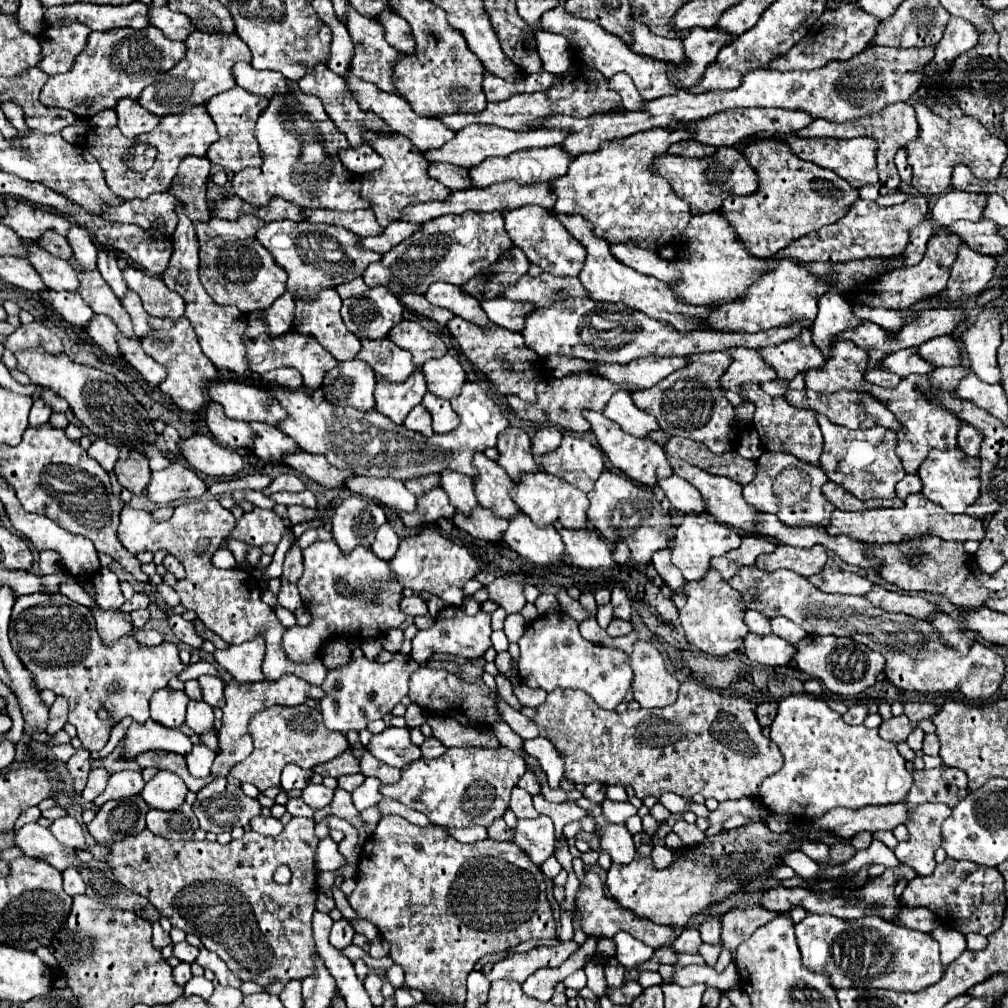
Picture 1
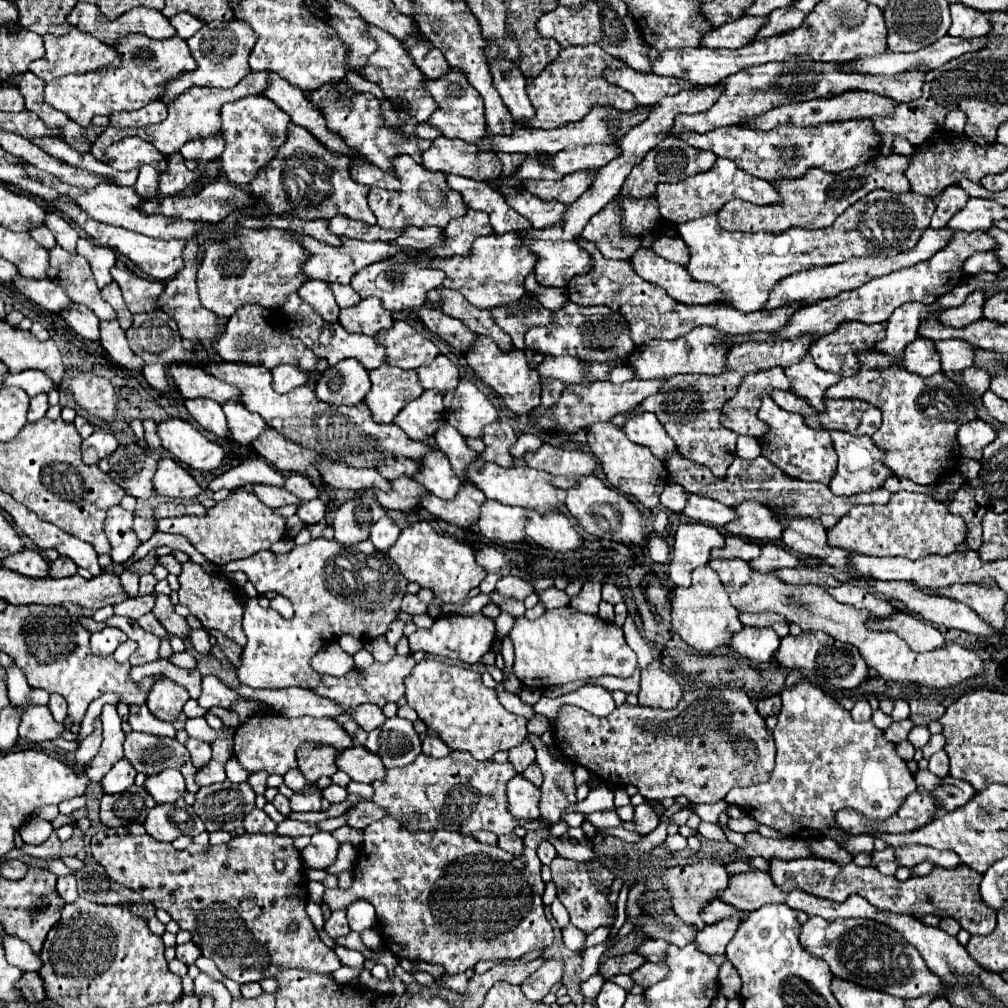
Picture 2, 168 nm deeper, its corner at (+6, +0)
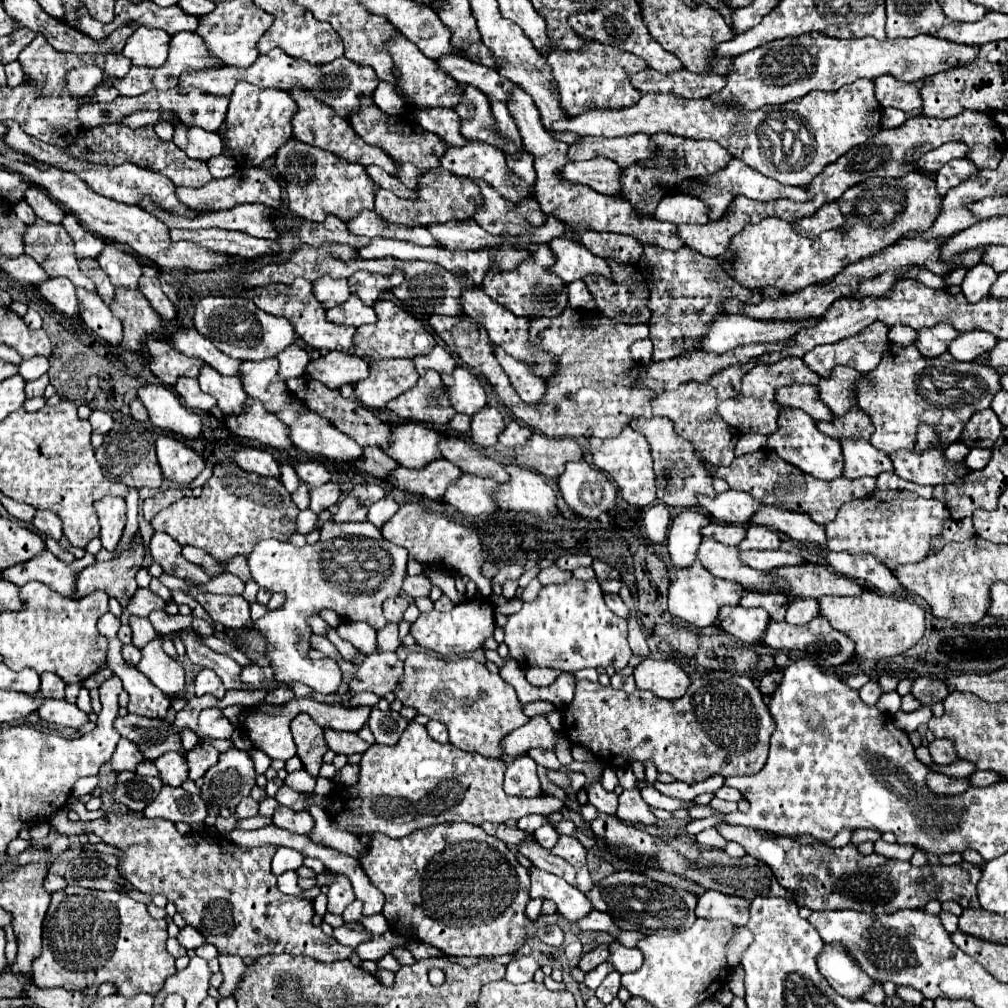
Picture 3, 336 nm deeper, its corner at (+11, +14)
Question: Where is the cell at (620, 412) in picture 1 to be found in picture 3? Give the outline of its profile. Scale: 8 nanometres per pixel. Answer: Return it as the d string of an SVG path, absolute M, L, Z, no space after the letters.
M637 417L631 421L631 429L645 435L651 455L655 459L655 479L657 479L657 499L665 505L681 505L691 507L697 505L695 495L707 495L715 497L715 491L711 487L711 475L703 469L703 461L693 453L693 445L679 437L673 431L673 423L667 417Z

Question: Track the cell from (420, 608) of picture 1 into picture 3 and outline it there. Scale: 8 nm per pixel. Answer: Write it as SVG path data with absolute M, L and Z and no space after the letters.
M417 575L417 577L405 577L403 581L403 593L407 597L427 597L431 591L431 583L427 581L425 575Z

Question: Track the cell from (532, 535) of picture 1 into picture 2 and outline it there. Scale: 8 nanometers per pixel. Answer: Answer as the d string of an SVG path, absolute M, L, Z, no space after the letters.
M484 501L478 529L488 539L500 539L500 541L524 541L524 509L522 507L510 507L498 501Z

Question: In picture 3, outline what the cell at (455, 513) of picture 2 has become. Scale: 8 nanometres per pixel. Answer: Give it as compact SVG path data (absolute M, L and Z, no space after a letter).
M441 459L433 465L429 465L429 469L397 467L391 473L391 479L403 491L419 493L419 495L439 501L439 499L443 499L443 493L447 491L447 487L453 485L461 475L463 475L463 471L457 465L449 463L447 459Z

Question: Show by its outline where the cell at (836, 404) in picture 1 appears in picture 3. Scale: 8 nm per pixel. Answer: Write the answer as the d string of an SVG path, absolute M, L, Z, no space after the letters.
M851 403L845 415L833 417L833 421L817 421L817 429L833 439L869 439L873 433L873 423L871 417L859 407L859 403Z

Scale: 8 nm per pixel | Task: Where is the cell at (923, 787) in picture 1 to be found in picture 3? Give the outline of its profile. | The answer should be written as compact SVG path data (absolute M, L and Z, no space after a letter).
M975 771L969 777L971 785L991 785L991 783L997 783L997 781L1001 781L1001 777L997 777L995 773L985 773L985 771Z

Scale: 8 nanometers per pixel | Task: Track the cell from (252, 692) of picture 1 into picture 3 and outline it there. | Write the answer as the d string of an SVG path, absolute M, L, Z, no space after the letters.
M199 741L187 755L185 755L187 763L189 763L189 779L199 779L205 775L205 771L213 765L217 765L219 761L219 751L205 741Z

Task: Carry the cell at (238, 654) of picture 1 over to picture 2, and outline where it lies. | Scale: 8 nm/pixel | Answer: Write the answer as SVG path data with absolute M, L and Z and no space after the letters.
M320 537L310 541L310 545L294 547L286 555L258 551L220 569L224 573L244 571L260 595L274 591L288 597L294 605L294 617L284 619L272 609L262 609L258 599L246 599L242 623L247 643L242 667L238 667L238 679L252 689L318 687L320 675L310 667L310 659L318 649L346 633L356 639L364 637L364 641L384 635L388 625L398 617L400 601L408 587L402 571L368 539L346 547Z

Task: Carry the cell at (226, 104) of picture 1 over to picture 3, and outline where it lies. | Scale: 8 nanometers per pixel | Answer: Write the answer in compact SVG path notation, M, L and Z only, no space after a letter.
M239 81L231 93L227 119L223 125L225 147L241 167L257 167L263 159L275 155L275 151L293 135L291 117L297 105L287 91L259 89L247 81Z

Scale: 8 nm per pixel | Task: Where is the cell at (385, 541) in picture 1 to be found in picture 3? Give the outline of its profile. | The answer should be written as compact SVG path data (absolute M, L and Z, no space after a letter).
M385 497L385 499L371 505L367 521L373 523L377 529L381 529L397 513L397 509L399 509L399 505L391 497Z

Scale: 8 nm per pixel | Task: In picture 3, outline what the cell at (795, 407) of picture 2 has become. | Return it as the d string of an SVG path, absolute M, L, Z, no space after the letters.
M787 385L787 387L779 387L775 391L775 399L779 403L783 403L783 405L803 409L813 419L829 421L829 417L833 417L831 409L827 409L827 405L821 405L821 399L817 397L815 385Z

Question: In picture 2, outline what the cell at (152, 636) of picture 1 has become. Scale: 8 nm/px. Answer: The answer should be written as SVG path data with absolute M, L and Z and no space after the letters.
M126 641L126 643L122 643L116 651L114 651L114 657L116 657L116 661L120 661L120 663L126 663L128 661L128 657L134 653L134 649L136 649L136 643L134 641Z

